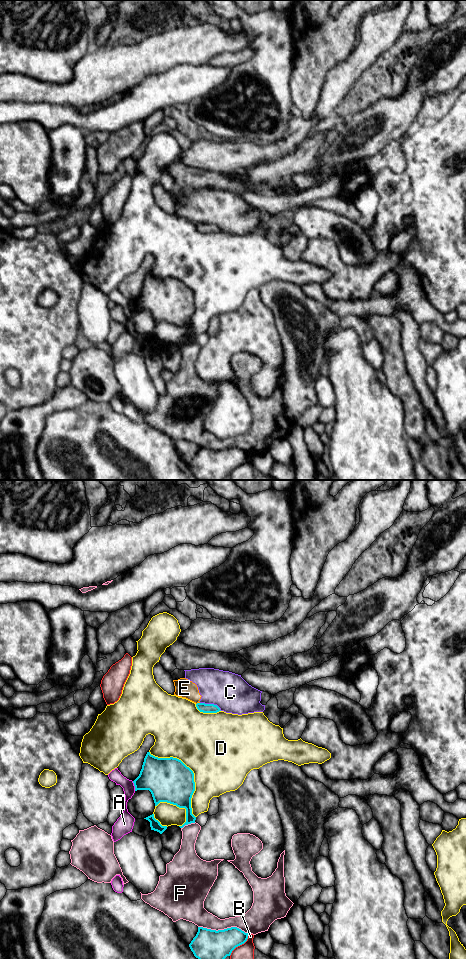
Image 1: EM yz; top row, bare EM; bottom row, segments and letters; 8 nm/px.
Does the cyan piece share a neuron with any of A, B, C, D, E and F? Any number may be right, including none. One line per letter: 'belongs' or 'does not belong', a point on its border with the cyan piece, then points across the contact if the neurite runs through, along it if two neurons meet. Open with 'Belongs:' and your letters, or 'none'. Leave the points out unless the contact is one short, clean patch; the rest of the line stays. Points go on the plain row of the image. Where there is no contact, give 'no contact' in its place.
Belongs: none
A: does not belong; contact yz (134, 305)
B: does not belong; contact yz (240, 464)
C: does not belong; contact yz (211, 224); border yz (200, 222), (215, 224), (221, 230)
D: does not belong; contact yz (192, 292)
E: does not belong; contact yz (197, 223); border yz (199, 222), (196, 224)
F: does not belong; contact yz (223, 450)

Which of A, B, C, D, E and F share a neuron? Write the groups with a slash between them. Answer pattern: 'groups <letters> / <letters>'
groups A / B / C E / D / F

